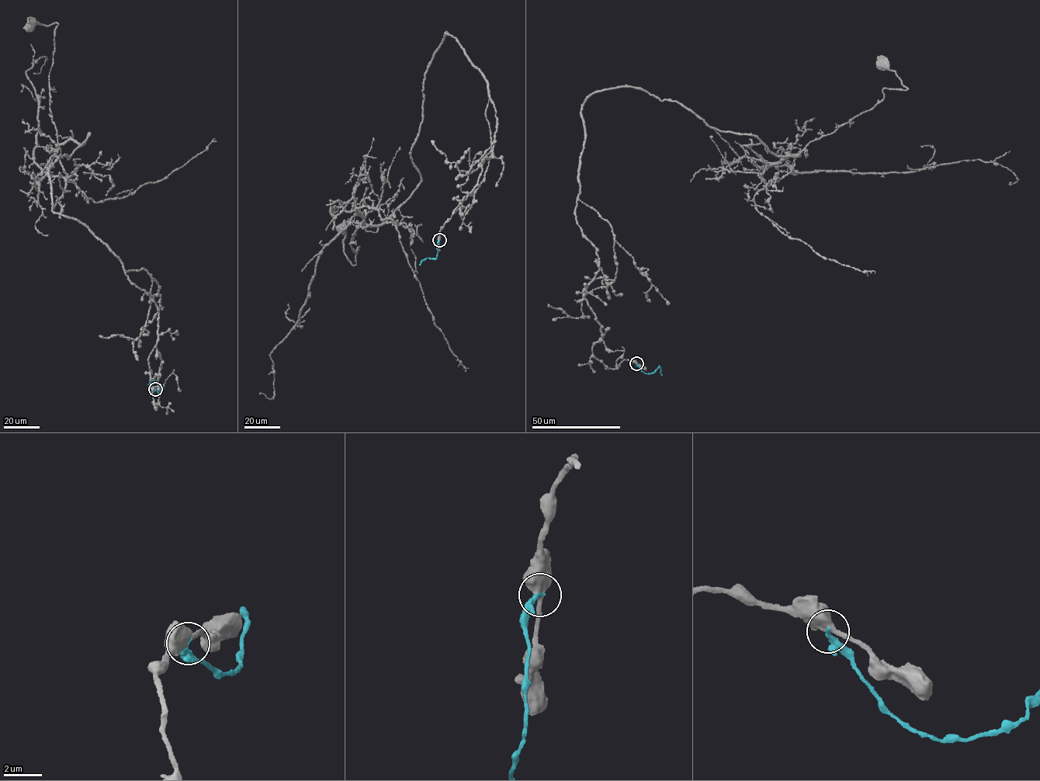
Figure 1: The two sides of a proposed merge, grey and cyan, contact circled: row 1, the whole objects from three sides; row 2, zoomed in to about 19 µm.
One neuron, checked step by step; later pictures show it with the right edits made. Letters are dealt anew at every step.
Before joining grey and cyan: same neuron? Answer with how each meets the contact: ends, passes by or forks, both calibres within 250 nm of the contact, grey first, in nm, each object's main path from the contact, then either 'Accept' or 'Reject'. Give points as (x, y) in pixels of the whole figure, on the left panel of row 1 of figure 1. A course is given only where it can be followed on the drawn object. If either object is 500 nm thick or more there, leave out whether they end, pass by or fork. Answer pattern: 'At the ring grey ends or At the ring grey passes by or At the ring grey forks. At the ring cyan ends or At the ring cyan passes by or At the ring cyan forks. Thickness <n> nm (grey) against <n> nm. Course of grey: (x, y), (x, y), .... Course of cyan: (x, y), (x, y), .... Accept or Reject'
At the ring grey passes by. At the ring cyan ends. Thickness 480 nm (grey) against 280 nm. Course of grey: (155, 389), (155, 301), (52, 210), (49, 168), (90, 133), (58, 144), (58, 24), (30, 26). Course of cyan: (155, 389), (159, 392), (161, 387), (157, 381), (152, 380), (148, 385), (149, 390). Reject

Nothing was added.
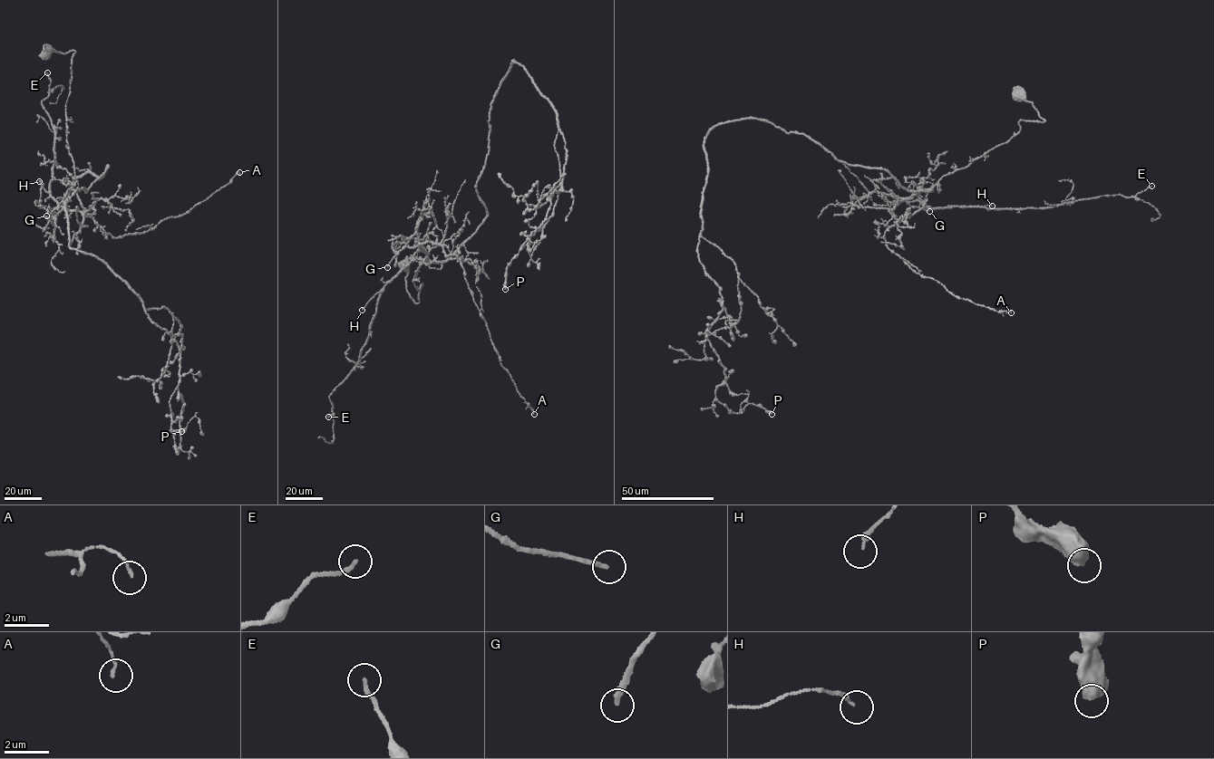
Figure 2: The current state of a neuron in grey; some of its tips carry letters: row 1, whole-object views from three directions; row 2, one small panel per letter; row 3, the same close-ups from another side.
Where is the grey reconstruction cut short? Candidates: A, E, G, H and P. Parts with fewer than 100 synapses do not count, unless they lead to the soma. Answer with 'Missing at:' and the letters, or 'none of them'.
Missing at: none of them

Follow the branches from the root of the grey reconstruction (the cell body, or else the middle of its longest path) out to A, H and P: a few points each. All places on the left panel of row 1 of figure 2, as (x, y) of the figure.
A: (46, 53), (75, 52), (65, 106), (75, 176), (66, 209), (114, 237), (140, 233), (186, 213), (239, 172)
H: (46, 53), (53, 50), (75, 52), (71, 59), (65, 110), (66, 140), (75, 177), (62, 206), (39, 181)
P: (46, 53), (75, 52), (75, 177), (108, 166), (64, 203), (69, 244), (173, 336), (176, 452), (181, 431)

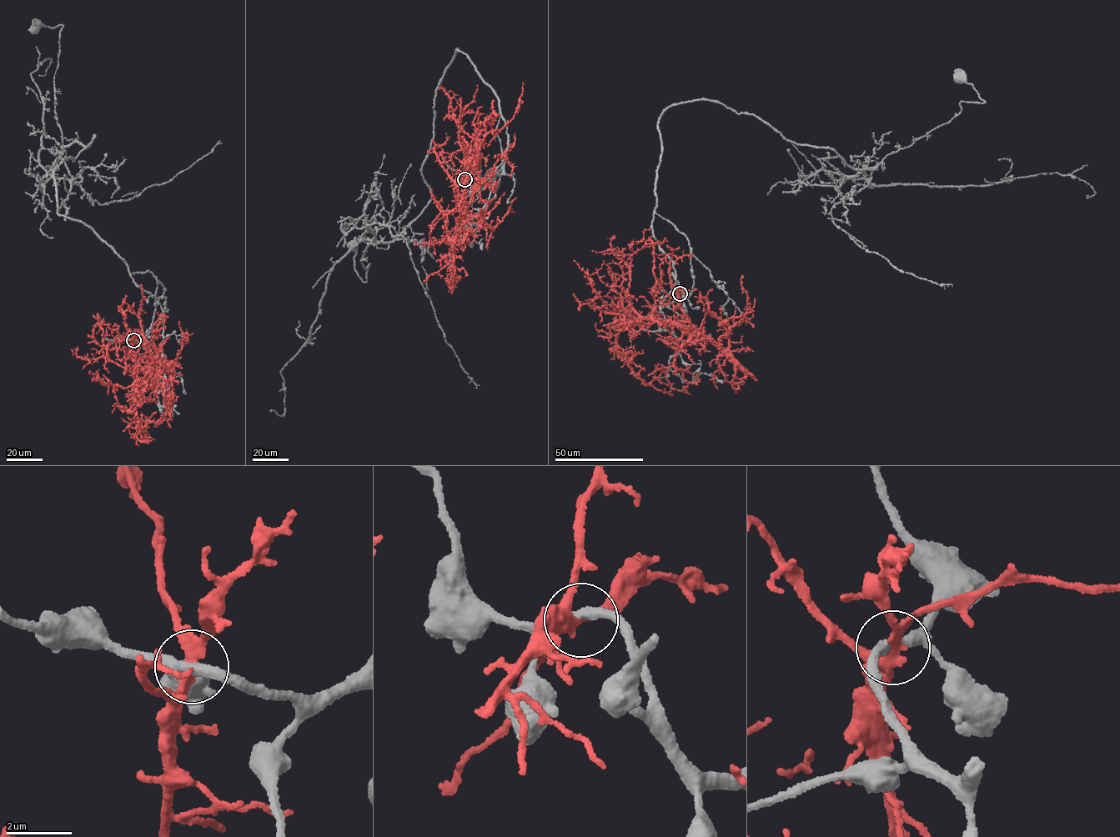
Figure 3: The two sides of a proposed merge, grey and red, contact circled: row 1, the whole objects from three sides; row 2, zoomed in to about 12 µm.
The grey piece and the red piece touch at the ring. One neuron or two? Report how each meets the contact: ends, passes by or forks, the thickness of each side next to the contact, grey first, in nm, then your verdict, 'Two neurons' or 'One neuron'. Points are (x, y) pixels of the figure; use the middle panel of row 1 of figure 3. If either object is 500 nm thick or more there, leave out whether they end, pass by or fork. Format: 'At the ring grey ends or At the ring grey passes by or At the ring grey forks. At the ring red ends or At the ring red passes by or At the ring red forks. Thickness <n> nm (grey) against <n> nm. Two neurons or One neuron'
At the ring grey passes by. At the ring red forks. Thickness 300 nm (grey) against 240 nm. Two neurons

